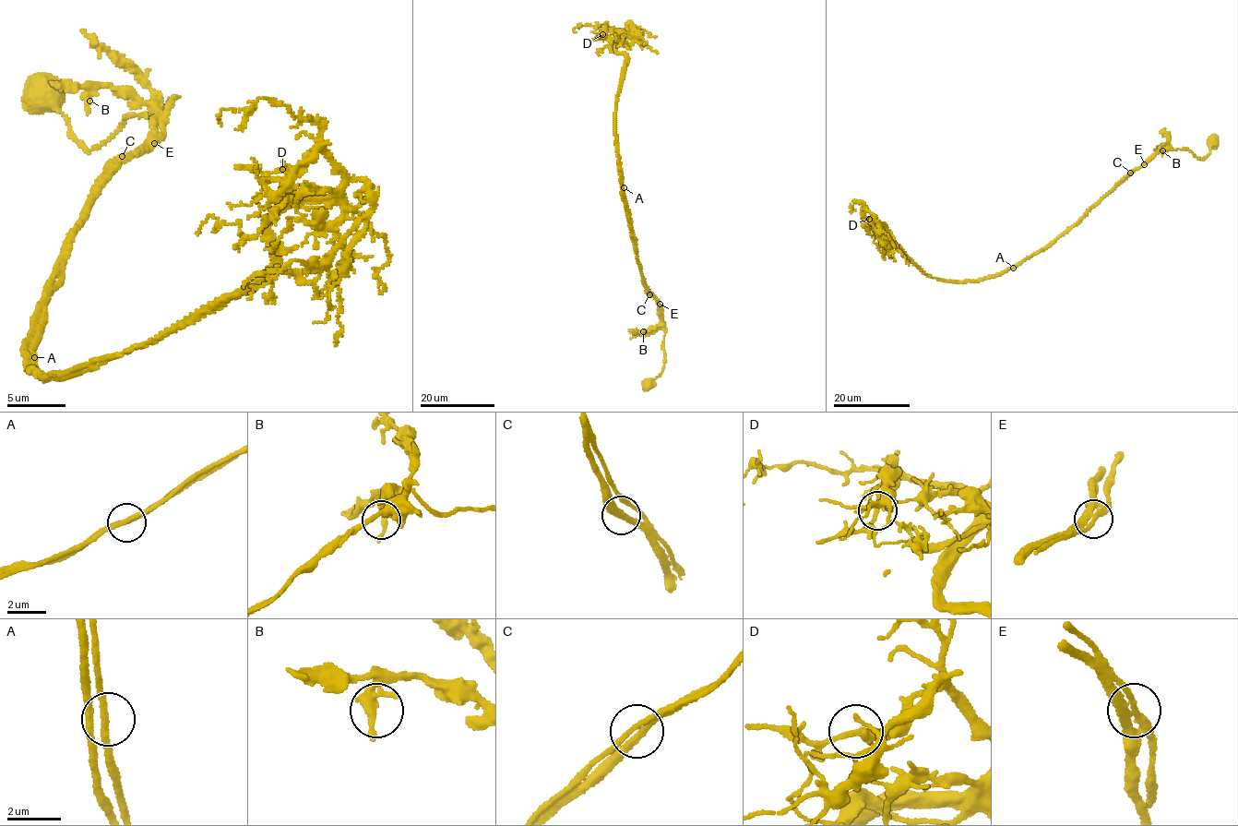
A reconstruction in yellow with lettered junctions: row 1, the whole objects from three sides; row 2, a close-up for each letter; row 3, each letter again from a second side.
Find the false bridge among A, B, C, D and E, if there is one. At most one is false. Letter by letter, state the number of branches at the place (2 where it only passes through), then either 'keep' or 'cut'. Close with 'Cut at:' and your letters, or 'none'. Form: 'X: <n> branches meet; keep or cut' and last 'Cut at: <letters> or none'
A: 2 branches meet; keep
B: 2 branches meet; keep
C: 2 branches meet; keep
D: 2 branches meet; keep
E: 2 branches meet; keep
Cut at: none

